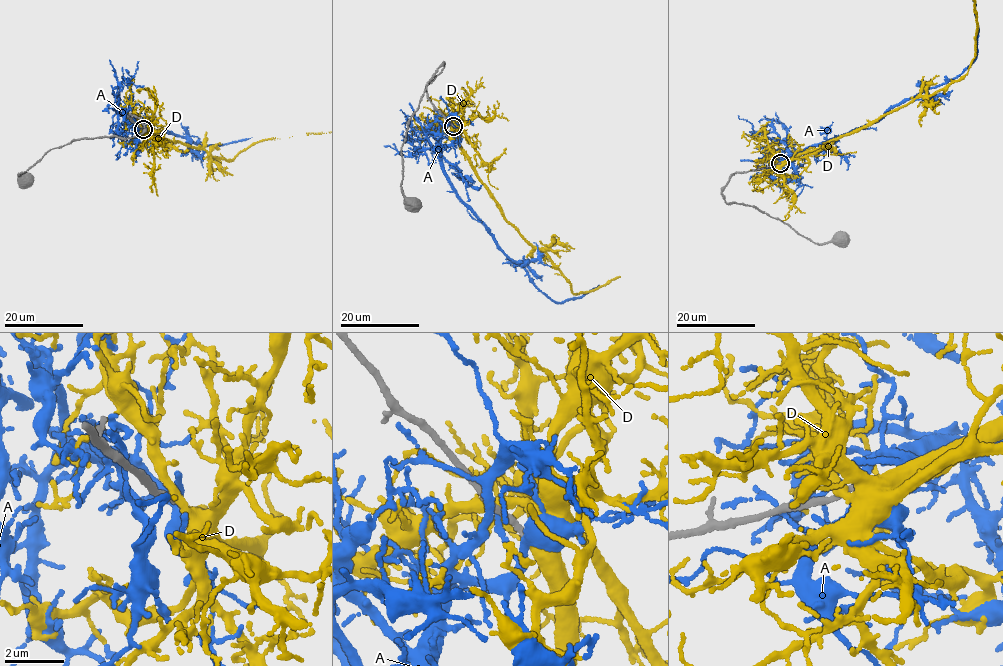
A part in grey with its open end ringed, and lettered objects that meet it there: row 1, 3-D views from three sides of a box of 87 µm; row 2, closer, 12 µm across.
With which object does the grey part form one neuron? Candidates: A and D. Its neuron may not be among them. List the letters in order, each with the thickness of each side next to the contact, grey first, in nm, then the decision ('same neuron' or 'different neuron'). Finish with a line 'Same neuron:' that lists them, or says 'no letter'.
A: 200/280 nm | different neuron
D: 200/500 nm | same neuron
Same neuron: D

